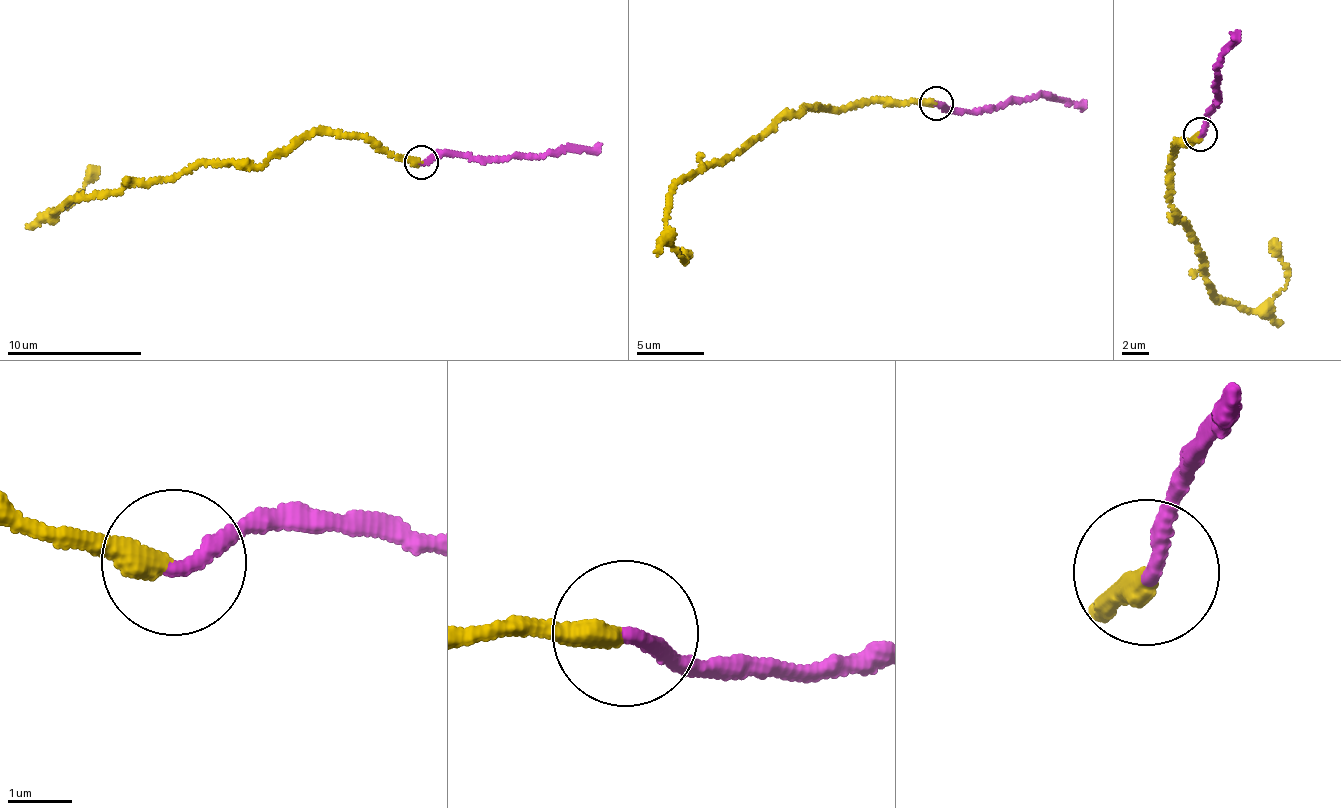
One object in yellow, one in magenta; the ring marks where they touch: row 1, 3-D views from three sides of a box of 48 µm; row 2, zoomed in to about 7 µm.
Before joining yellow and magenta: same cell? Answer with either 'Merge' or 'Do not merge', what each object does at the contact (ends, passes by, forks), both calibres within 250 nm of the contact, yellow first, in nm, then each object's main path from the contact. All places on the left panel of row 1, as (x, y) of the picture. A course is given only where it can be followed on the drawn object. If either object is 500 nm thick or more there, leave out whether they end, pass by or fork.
Merge. At the ring yellow ends. At the ring magenta ends. Thickness 360 nm (yellow) against 240 nm. Course of yellow: (422, 163), (314, 132), (260, 165), (192, 165), (51, 213), (99, 168). Course of magenta: (422, 163), (445, 153), (472, 158), (539, 158), (548, 151), (580, 152), (597, 144)

